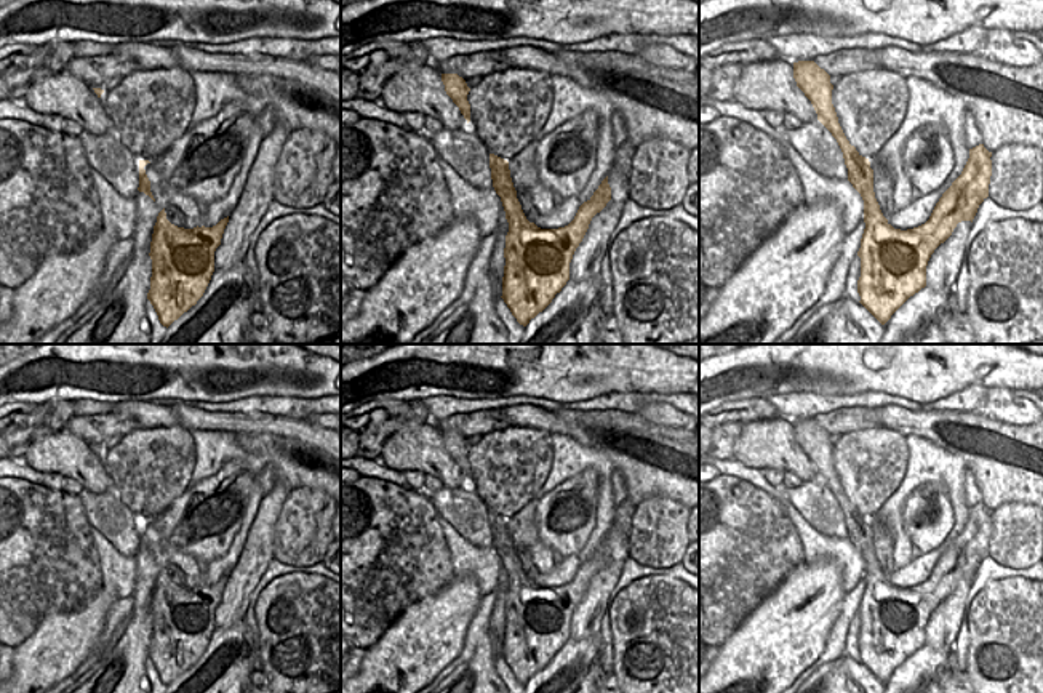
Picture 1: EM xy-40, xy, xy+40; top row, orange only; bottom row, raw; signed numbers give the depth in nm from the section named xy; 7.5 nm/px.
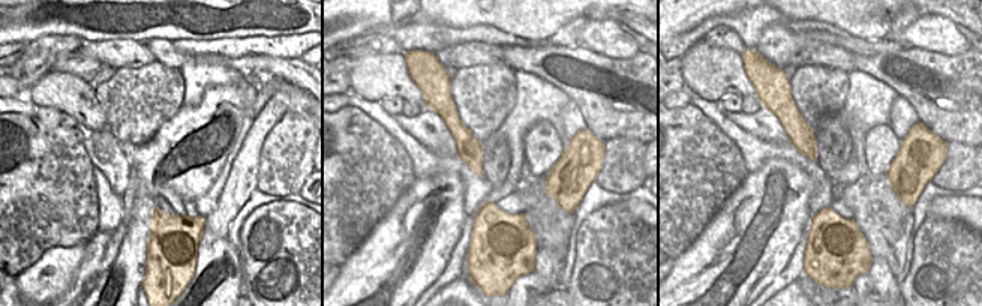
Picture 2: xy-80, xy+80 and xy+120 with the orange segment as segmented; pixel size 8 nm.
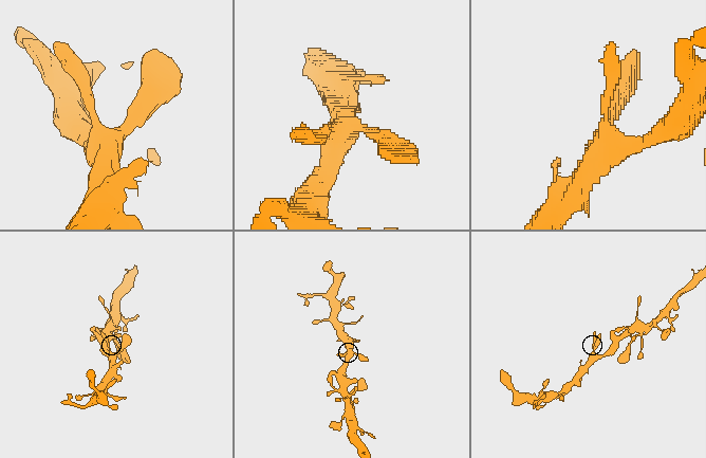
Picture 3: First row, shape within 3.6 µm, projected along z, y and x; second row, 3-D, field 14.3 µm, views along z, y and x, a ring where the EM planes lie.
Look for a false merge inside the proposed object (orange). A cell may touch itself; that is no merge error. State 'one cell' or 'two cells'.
one cell

